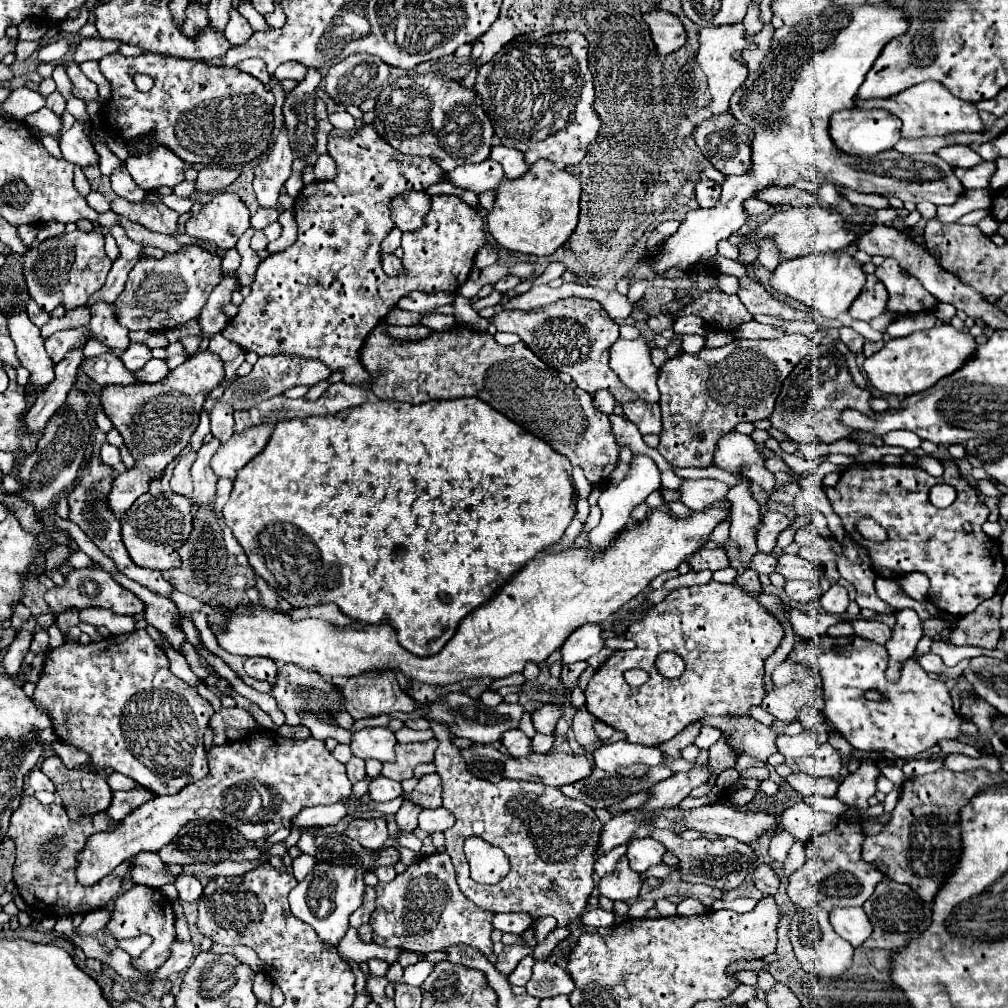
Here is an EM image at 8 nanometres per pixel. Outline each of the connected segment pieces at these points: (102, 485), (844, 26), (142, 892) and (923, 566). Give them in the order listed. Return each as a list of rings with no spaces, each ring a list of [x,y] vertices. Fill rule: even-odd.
[[[91,455],[87,459],[87,465],[81,469],[79,473],[79,479],[75,483],[75,487],[71,489],[71,493],[67,495],[67,503],[69,503],[69,519],[73,523],[77,523],[85,533],[87,537],[107,555],[113,559],[115,567],[127,575],[129,579],[149,587],[151,591],[159,591],[159,595],[169,595],[173,591],[171,583],[167,583],[159,571],[155,569],[141,569],[141,567],[135,567],[135,563],[131,563],[131,557],[127,555],[127,549],[123,547],[123,541],[121,541],[121,523],[117,519],[117,515],[109,509],[107,505],[107,495],[111,493],[111,487],[113,487],[113,481],[115,481],[115,471],[113,467],[105,465],[101,461],[101,457],[95,457]]]
[[[833,3],[827,7],[819,17],[811,17],[803,23],[799,23],[787,37],[779,41],[779,47],[769,51],[759,65],[755,73],[749,73],[745,83],[733,93],[731,97],[731,115],[753,129],[753,141],[751,141],[751,159],[753,159],[753,169],[747,175],[741,177],[727,177],[723,183],[723,195],[719,203],[713,209],[697,209],[689,211],[685,221],[679,225],[679,231],[663,237],[655,253],[651,253],[651,269],[655,275],[663,275],[669,269],[679,269],[687,271],[695,265],[703,265],[709,257],[717,253],[717,243],[723,239],[729,239],[745,221],[745,211],[741,211],[741,203],[747,197],[753,197],[755,191],[769,187],[769,185],[779,185],[787,187],[793,185],[799,179],[823,185],[823,183],[833,183],[839,187],[847,187],[859,193],[879,193],[879,195],[901,195],[903,201],[929,201],[933,205],[953,205],[959,195],[965,193],[965,187],[959,183],[959,179],[953,173],[953,167],[947,167],[943,159],[937,155],[903,155],[895,149],[885,151],[883,157],[849,157],[843,151],[839,151],[829,135],[829,119],[835,111],[841,109],[853,109],[855,107],[855,95],[857,89],[861,87],[867,71],[873,67],[875,59],[883,51],[883,47],[899,35],[905,35],[909,29],[909,17],[903,7],[891,5],[891,3],[877,3],[877,5],[837,5]]]
[[[135,885],[127,893],[119,895],[113,905],[113,917],[107,925],[107,929],[113,933],[115,939],[125,939],[125,937],[139,937],[143,933],[153,937],[153,943],[149,949],[145,949],[137,959],[131,959],[131,965],[143,973],[143,979],[137,981],[139,991],[149,991],[147,977],[151,977],[169,957],[169,947],[171,941],[175,939],[175,913],[171,909],[171,903],[165,903],[165,897],[159,889],[147,887],[147,885]]]
[[[945,459],[943,469],[941,477],[931,477],[915,465],[851,465],[843,471],[835,487],[825,489],[825,495],[829,497],[833,511],[841,517],[849,537],[869,551],[871,567],[879,577],[893,579],[893,571],[921,571],[931,583],[929,601],[939,611],[967,615],[975,611],[981,601],[997,593],[997,587],[1005,577],[1005,567],[999,543],[981,529],[989,509],[977,487],[961,475],[953,459]],[[937,483],[947,483],[957,491],[957,499],[947,509],[937,509],[929,501],[929,489]],[[861,517],[871,517],[881,523],[889,533],[889,539],[885,543],[865,541],[855,529],[855,521]],[[963,523],[973,525],[971,535],[963,533]]]

